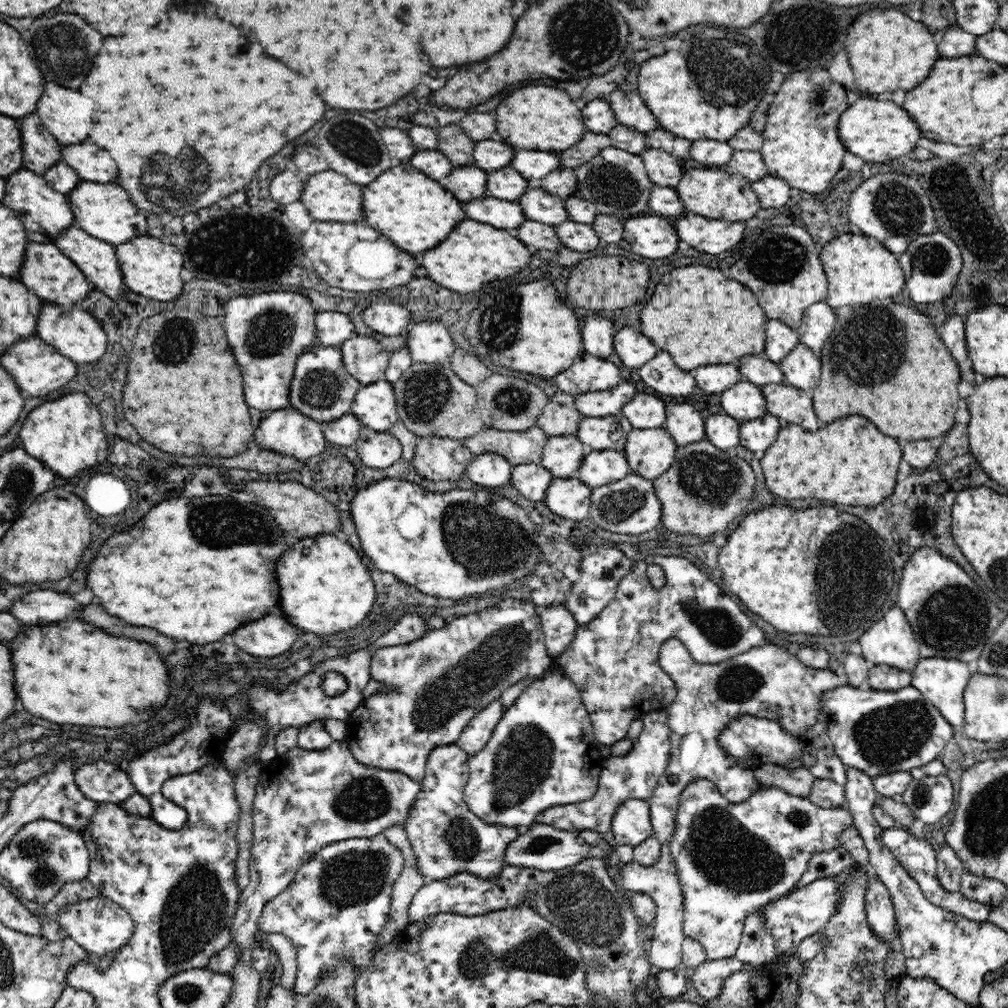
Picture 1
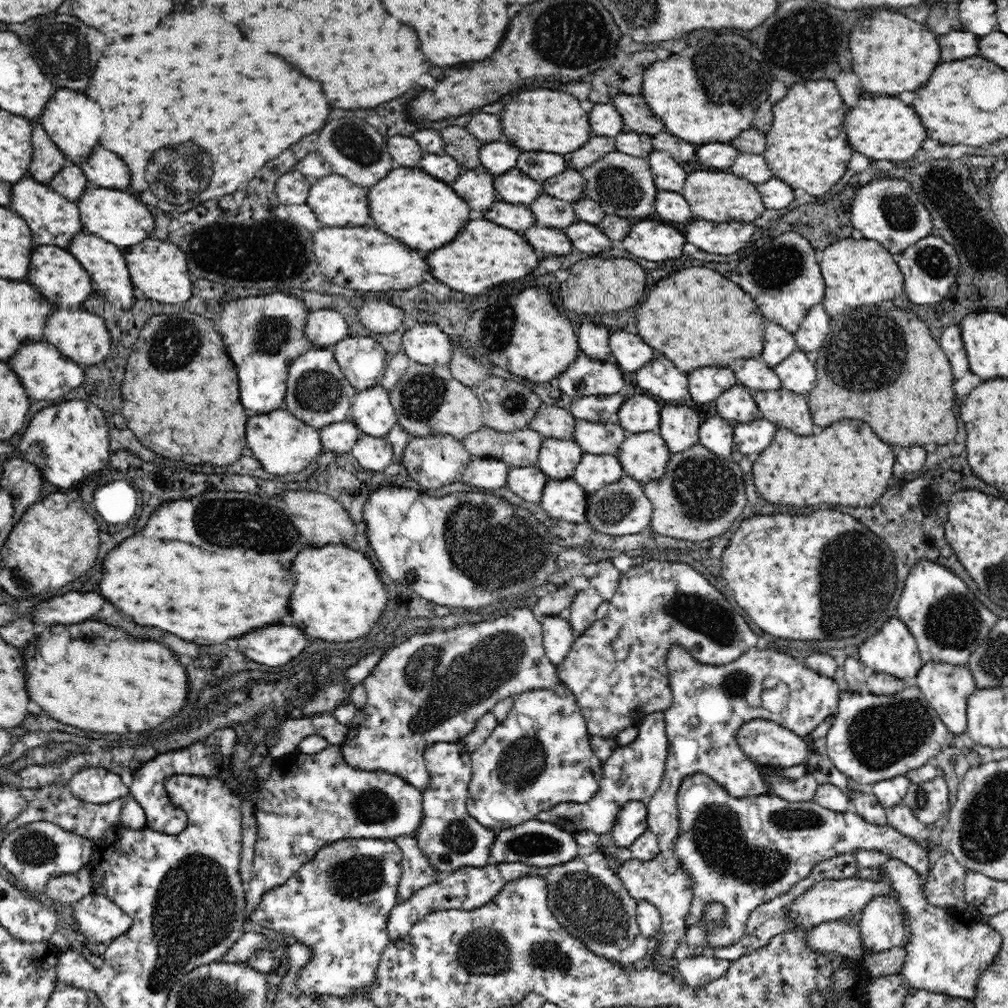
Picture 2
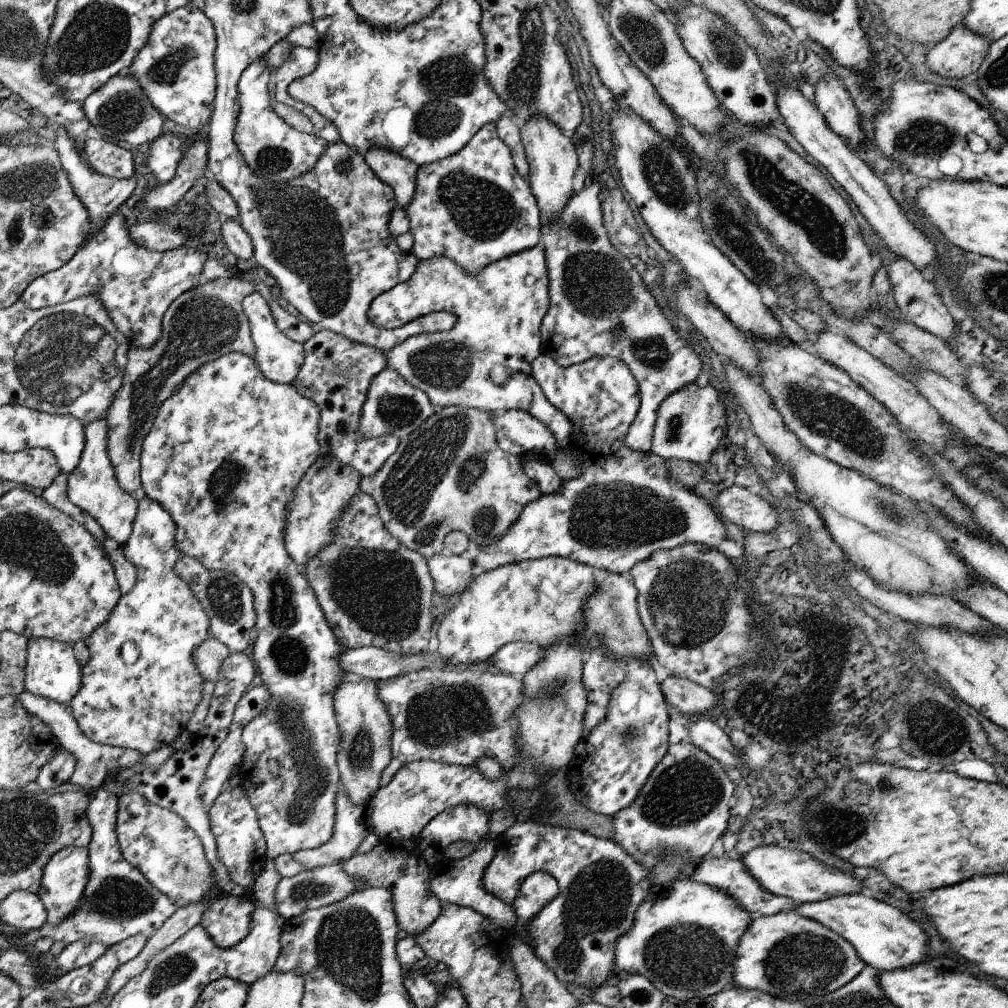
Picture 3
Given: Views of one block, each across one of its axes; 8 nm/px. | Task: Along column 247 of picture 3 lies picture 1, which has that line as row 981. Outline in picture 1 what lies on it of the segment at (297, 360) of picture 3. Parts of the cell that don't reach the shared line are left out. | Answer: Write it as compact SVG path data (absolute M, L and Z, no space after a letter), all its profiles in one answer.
M378 834L378 836L372 836L368 838L349 838L348 840L341 840L340 842L334 842L321 848L313 858L307 860L304 864L300 865L300 868L296 871L295 877L290 881L288 888L284 892L281 892L276 898L272 898L266 906L264 906L263 912L258 920L258 925L262 931L269 933L280 933L290 938L294 947L297 948L297 959L298 959L298 974L296 974L296 980L293 991L295 994L310 993L316 986L317 982L324 981L329 973L334 972L342 961L352 961L352 967L356 970L356 978L361 976L362 970L366 970L370 965L373 964L374 956L379 951L379 943L384 928L388 925L391 912L391 899L392 899L392 888L398 877L403 871L403 856L401 850L396 848L384 834Z

